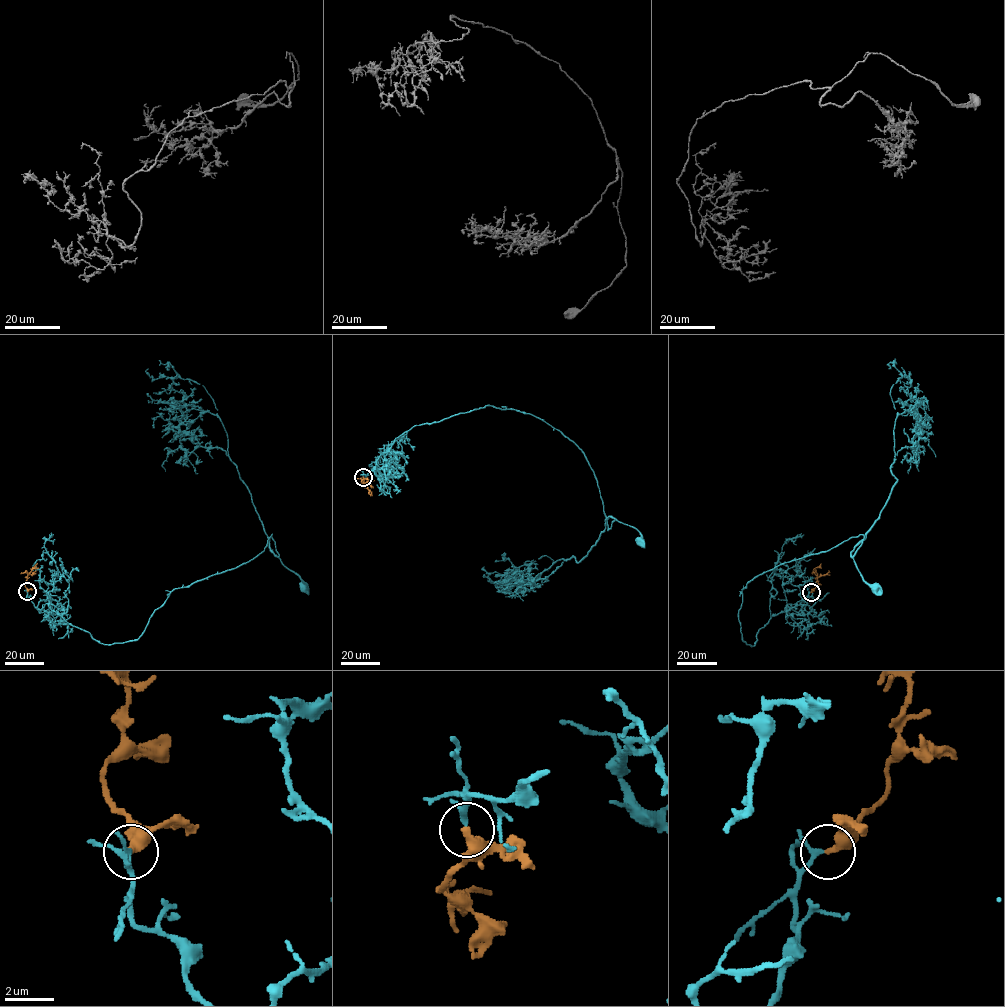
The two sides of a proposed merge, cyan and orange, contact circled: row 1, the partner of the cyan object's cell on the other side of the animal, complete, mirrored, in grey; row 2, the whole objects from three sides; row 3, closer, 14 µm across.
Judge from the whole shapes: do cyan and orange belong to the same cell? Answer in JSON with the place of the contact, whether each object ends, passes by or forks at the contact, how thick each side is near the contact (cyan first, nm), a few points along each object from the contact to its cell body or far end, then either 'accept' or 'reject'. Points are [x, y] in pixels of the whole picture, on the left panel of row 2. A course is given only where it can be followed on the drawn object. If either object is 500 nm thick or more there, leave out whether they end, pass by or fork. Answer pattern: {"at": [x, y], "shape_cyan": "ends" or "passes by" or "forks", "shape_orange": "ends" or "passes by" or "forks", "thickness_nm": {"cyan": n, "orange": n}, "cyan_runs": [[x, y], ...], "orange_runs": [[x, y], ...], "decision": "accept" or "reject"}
{"at": [27, 591], "shape_cyan": "passes by", "shape_orange": "ends", "thickness_nm": {"cyan": 150, "orange": 360}, "cyan_runs": [[27, 591], [40, 611], [45, 604], [110, 645], [135, 640], [175, 588], [248, 562], [272, 534], [304, 586]], "orange_runs": [[27, 591], [27, 576], [37, 563]], "decision": "accept"}

